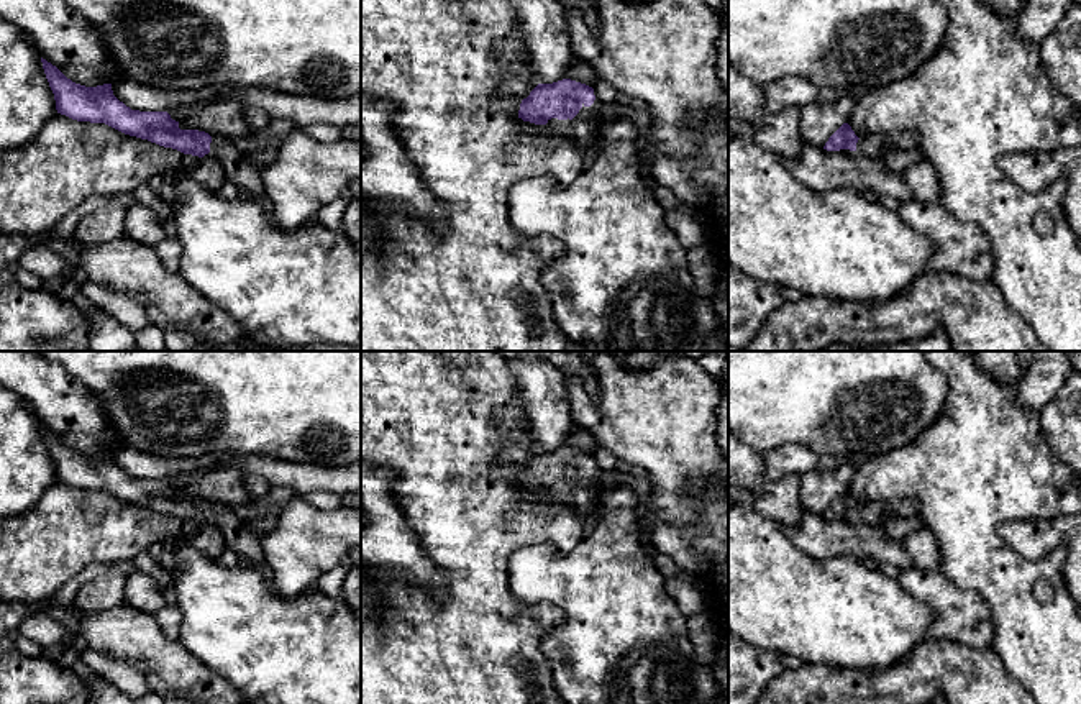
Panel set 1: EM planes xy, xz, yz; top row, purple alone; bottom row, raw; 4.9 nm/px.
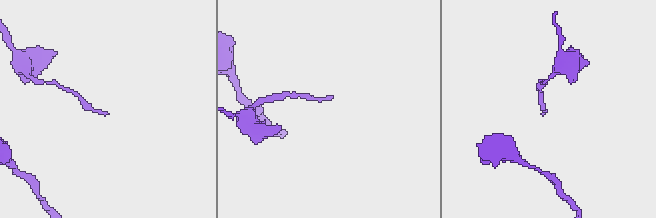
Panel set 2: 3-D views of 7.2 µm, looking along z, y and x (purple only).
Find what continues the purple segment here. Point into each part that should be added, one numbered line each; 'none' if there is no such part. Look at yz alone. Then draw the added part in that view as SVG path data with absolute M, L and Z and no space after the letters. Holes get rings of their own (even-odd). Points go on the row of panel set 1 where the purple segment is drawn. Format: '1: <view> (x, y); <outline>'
1: yz (873, 146); M866 135L856 143L856 154L884 161L886 148L891 143L891 136L886 135Z

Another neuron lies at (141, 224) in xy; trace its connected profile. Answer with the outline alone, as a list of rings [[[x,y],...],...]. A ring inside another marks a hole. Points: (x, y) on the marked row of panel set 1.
[[[136,202],[126,212],[125,236],[154,248],[166,240],[166,231],[156,212],[149,205]]]

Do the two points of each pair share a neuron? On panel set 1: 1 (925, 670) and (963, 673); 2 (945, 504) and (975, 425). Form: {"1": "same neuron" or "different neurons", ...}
{"1": "same neuron", "2": "same neuron"}

